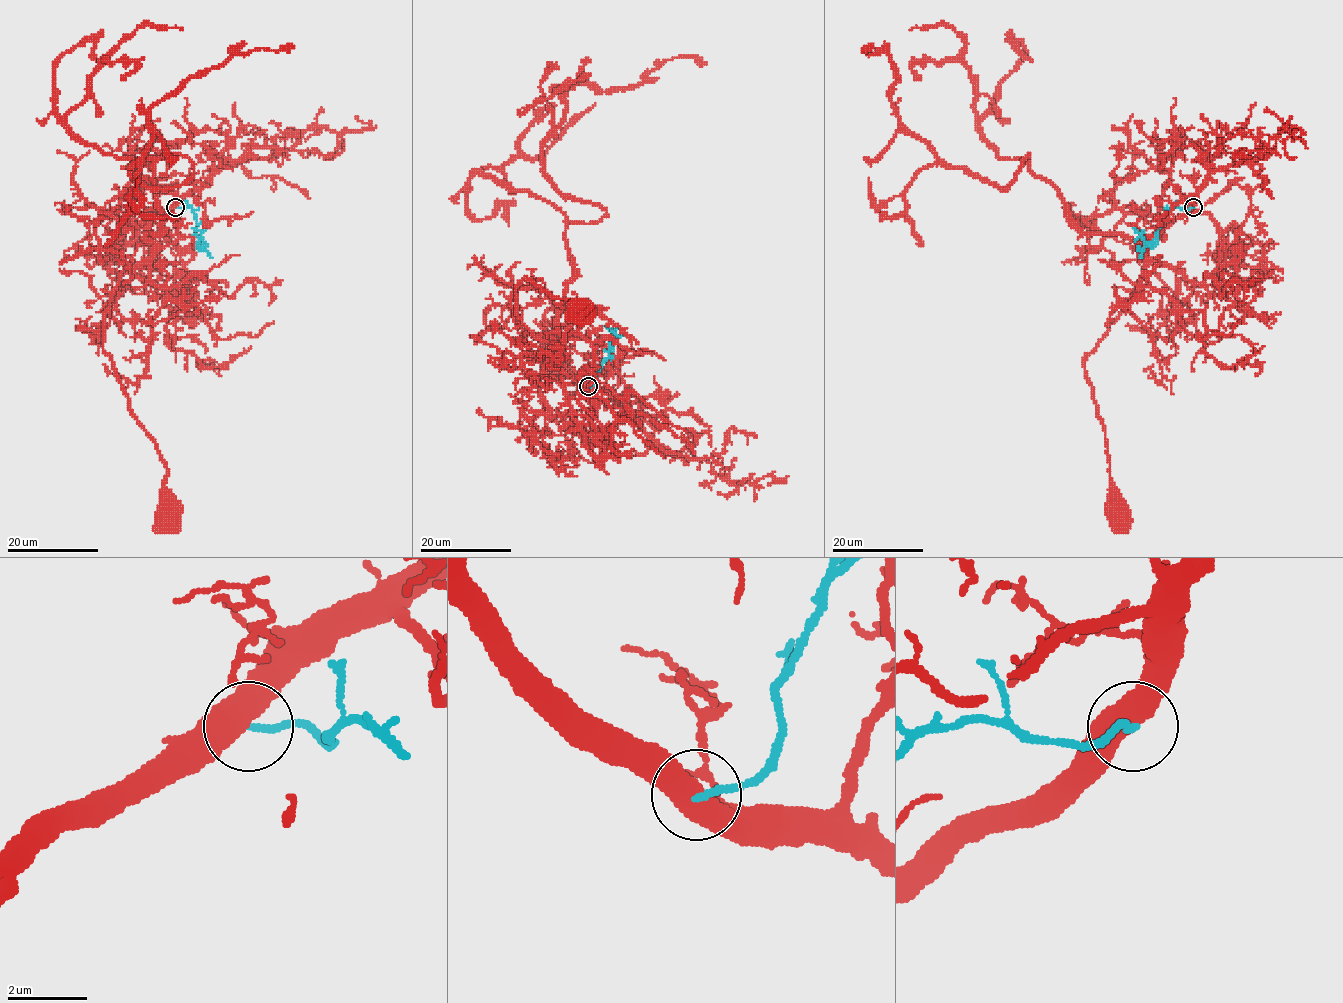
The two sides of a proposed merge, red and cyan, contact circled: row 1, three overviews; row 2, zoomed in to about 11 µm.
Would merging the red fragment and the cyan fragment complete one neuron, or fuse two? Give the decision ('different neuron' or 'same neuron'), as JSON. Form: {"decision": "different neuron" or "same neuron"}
{"decision": "different neuron"}

